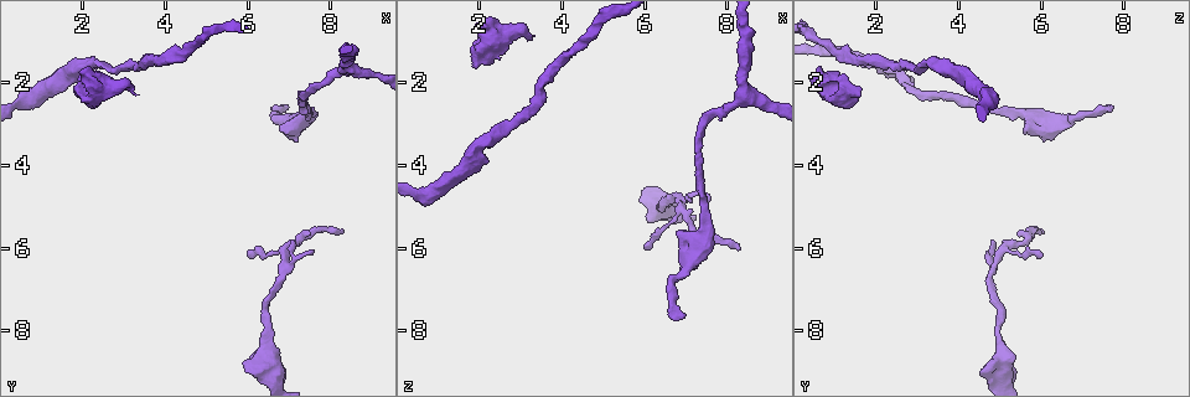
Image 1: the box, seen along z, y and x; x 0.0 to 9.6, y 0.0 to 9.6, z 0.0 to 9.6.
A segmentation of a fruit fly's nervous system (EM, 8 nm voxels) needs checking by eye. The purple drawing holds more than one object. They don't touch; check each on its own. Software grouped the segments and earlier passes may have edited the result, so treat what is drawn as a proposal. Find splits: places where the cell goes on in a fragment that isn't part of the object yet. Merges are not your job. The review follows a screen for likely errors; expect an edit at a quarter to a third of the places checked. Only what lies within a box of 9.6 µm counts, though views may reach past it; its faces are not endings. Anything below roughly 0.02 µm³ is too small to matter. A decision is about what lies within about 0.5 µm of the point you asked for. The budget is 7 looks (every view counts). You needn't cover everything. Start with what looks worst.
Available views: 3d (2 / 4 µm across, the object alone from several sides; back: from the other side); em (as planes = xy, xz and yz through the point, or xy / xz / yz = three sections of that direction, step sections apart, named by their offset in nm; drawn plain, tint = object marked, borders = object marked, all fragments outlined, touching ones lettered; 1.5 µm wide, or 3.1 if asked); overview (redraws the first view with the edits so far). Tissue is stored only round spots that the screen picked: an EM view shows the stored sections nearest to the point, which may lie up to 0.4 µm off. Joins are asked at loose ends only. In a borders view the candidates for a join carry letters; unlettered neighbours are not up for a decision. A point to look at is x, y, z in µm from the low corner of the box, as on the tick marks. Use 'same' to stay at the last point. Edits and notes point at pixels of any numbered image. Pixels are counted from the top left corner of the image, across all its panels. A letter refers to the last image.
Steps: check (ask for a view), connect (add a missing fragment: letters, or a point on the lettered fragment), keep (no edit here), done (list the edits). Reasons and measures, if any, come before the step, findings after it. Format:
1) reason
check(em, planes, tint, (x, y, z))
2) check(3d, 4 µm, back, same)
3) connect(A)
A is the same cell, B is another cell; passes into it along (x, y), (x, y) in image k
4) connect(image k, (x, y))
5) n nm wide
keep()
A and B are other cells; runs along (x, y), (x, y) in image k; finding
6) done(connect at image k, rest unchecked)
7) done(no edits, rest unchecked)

free end
check(em, xy, step 4, borders, (3.30, 2.30, 0.90))

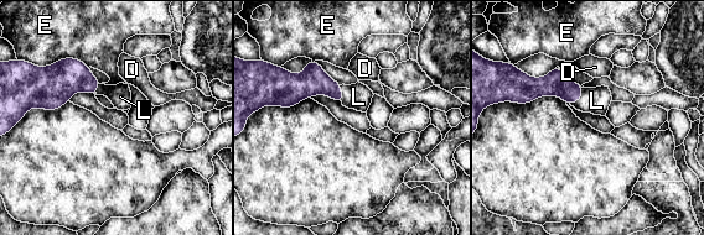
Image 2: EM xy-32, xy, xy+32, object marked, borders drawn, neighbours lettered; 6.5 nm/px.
E touches over 260 nm
connect(L)
L is the same cell, D and E are other cells; passes into it along (557, 83), (580, 98), (596, 100) in image 2; it goes on there

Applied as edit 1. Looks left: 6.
an open end
check(3d, 4 µm, (6.00, 8.65, 5.20))

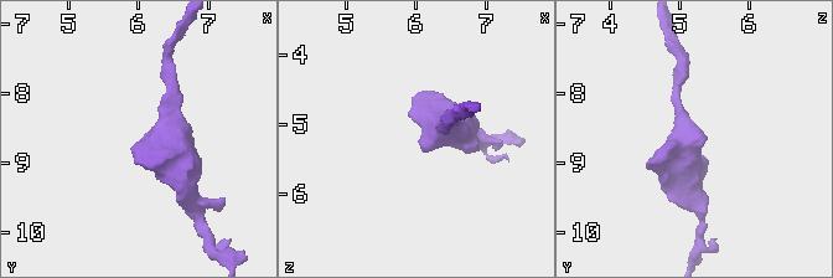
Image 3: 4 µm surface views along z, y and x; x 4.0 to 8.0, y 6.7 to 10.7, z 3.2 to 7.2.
arms of 220, 600 nm
check(em, yz, step 8, tint, (6.00, 8.65, 5.30))

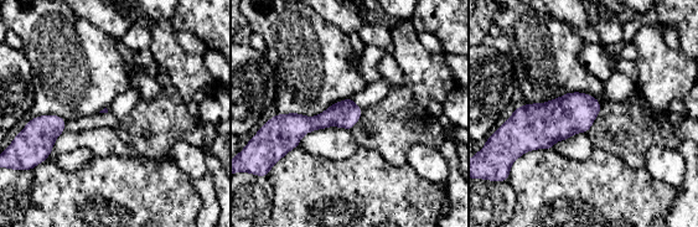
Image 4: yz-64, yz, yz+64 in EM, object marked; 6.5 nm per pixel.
what lies round it
check(em, yz, step 8, borders, same)

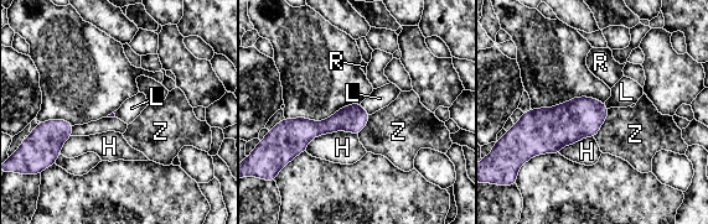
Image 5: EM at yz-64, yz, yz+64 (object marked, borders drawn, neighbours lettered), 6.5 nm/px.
keep()
H, L, R and Z are other cells; border along (360, 103), (371, 114) in image 5; no lettered fragment goes on from it

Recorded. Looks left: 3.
thin end
check(3d, 2 µm, (7.55, 6.10, 4.75))

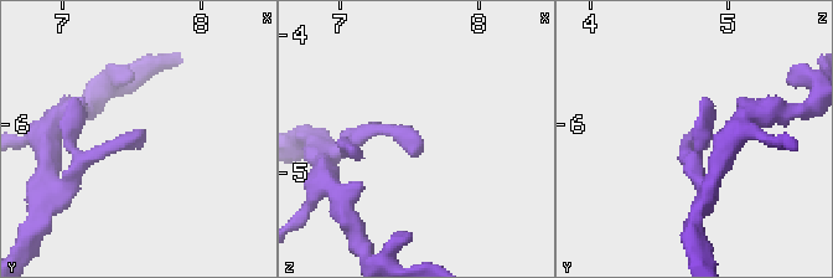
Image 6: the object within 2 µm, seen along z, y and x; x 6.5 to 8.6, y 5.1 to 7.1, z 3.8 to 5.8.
check(em, planes, borders, (7.56, 6.04, 4.80))

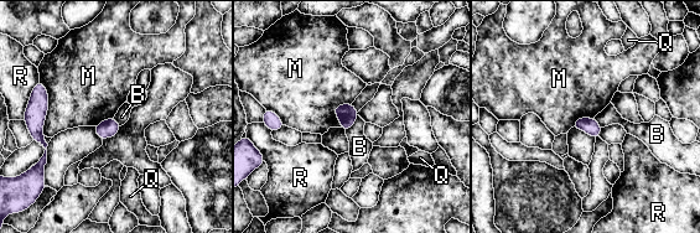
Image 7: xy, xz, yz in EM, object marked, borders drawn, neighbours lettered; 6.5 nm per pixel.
M touches over 360 nm
keep()
B, M, Q and R are other cells; border along (40, 79), (48, 99), (45, 135) in image 7; none of them fits

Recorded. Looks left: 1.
done(connect at image 2, rest unchecked)

